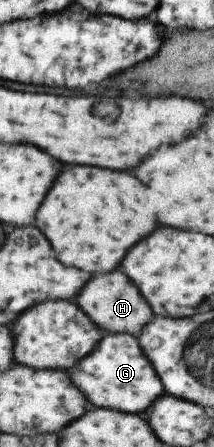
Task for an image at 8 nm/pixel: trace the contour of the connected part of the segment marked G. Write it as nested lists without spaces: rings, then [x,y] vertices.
[[[106,333],[89,355],[68,369],[68,374],[87,398],[89,406],[94,408],[143,415],[160,395],[166,394],[139,340],[128,333]]]

